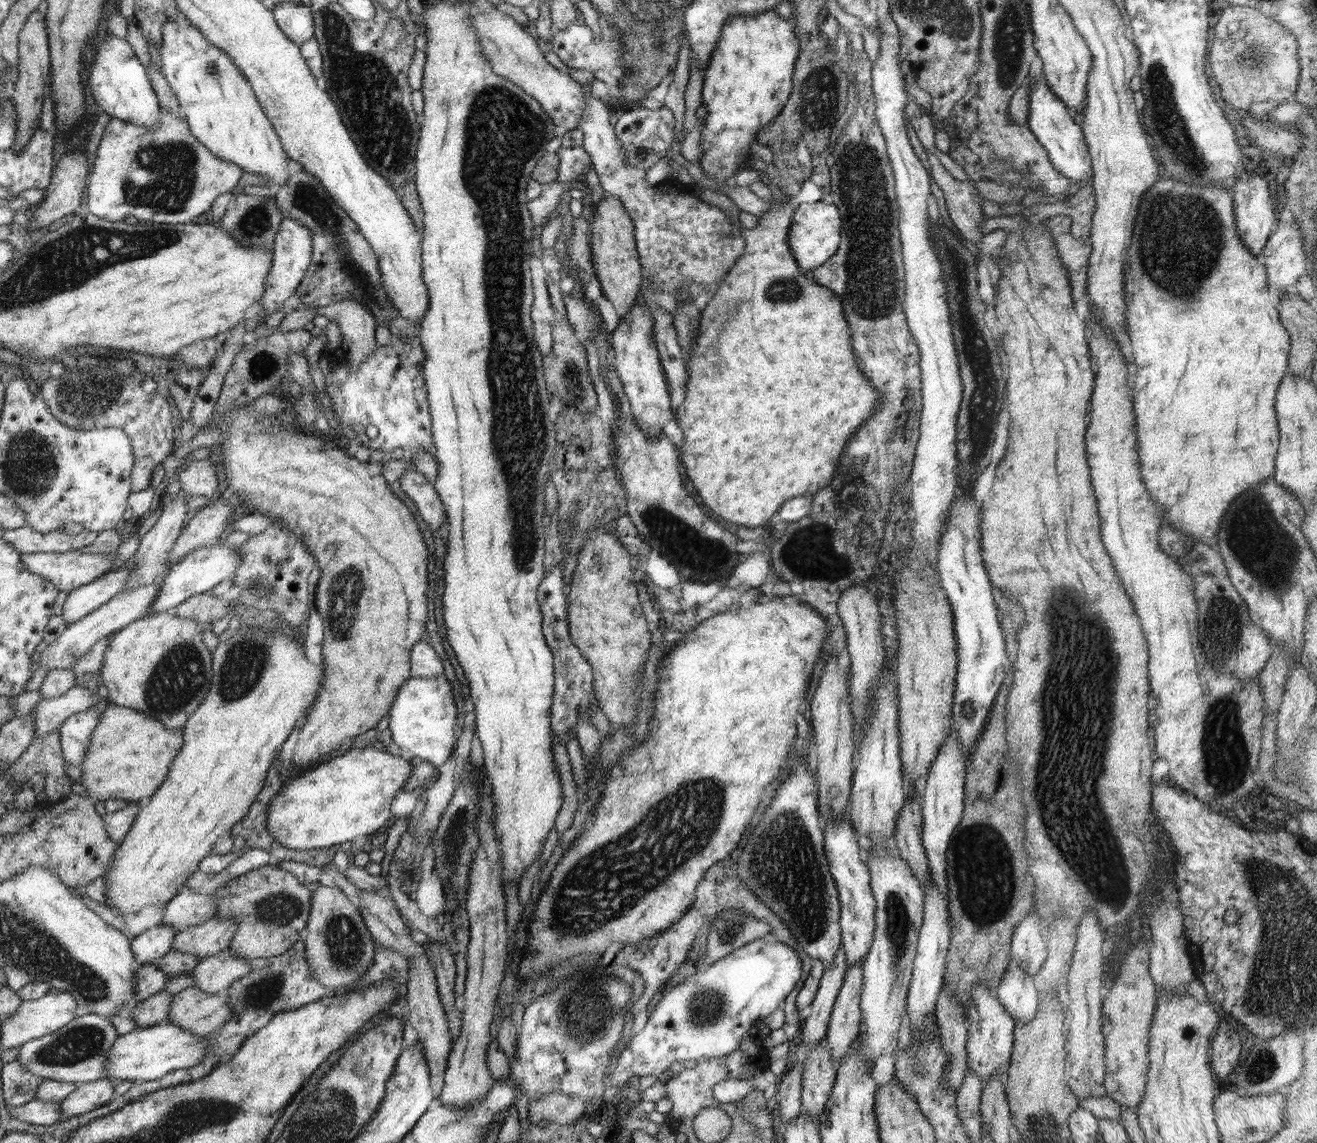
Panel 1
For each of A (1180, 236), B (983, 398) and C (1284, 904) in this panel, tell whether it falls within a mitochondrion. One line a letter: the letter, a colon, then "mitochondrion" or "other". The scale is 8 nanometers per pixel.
A: mitochondrion
B: mitochondrion
C: mitochondrion

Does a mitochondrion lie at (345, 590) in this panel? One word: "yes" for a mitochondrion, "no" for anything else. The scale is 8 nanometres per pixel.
yes

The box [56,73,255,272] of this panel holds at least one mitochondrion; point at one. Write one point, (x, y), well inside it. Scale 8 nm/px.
(170, 167)

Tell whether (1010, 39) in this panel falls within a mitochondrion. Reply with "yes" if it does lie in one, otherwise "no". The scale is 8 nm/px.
yes

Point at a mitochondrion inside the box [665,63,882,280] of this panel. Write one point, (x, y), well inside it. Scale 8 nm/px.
(819, 103)

